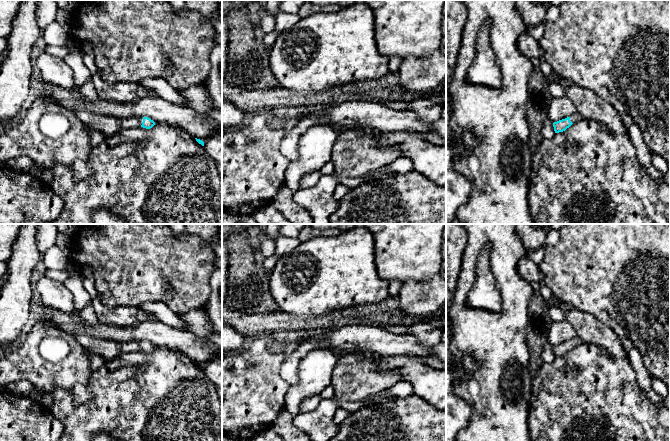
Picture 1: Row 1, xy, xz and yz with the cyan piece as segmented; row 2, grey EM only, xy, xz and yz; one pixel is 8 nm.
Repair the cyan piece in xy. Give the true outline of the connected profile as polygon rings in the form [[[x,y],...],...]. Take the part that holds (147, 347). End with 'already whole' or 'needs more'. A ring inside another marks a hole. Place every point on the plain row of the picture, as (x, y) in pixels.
[[[74,335],[76,341],[86,349],[101,355],[106,361],[123,353],[143,351],[150,353],[155,346],[148,341],[116,342],[112,340],[96,339],[87,335]]]; needs more

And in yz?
[[[575,336],[570,341],[554,346],[553,347],[554,355],[555,357],[563,356],[567,352],[569,352],[572,348],[577,347],[581,343],[583,343],[583,341],[578,336]]]; needs more

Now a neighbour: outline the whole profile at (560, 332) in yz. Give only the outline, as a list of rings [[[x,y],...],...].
[[[568,321],[552,322],[548,334],[548,343],[554,347],[572,340],[575,336],[575,329]]]

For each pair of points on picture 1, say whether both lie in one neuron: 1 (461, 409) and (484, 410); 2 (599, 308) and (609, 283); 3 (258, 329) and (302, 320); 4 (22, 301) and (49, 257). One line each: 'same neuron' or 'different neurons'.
1: different neurons
2: same neuron
3: same neuron
4: different neurons

